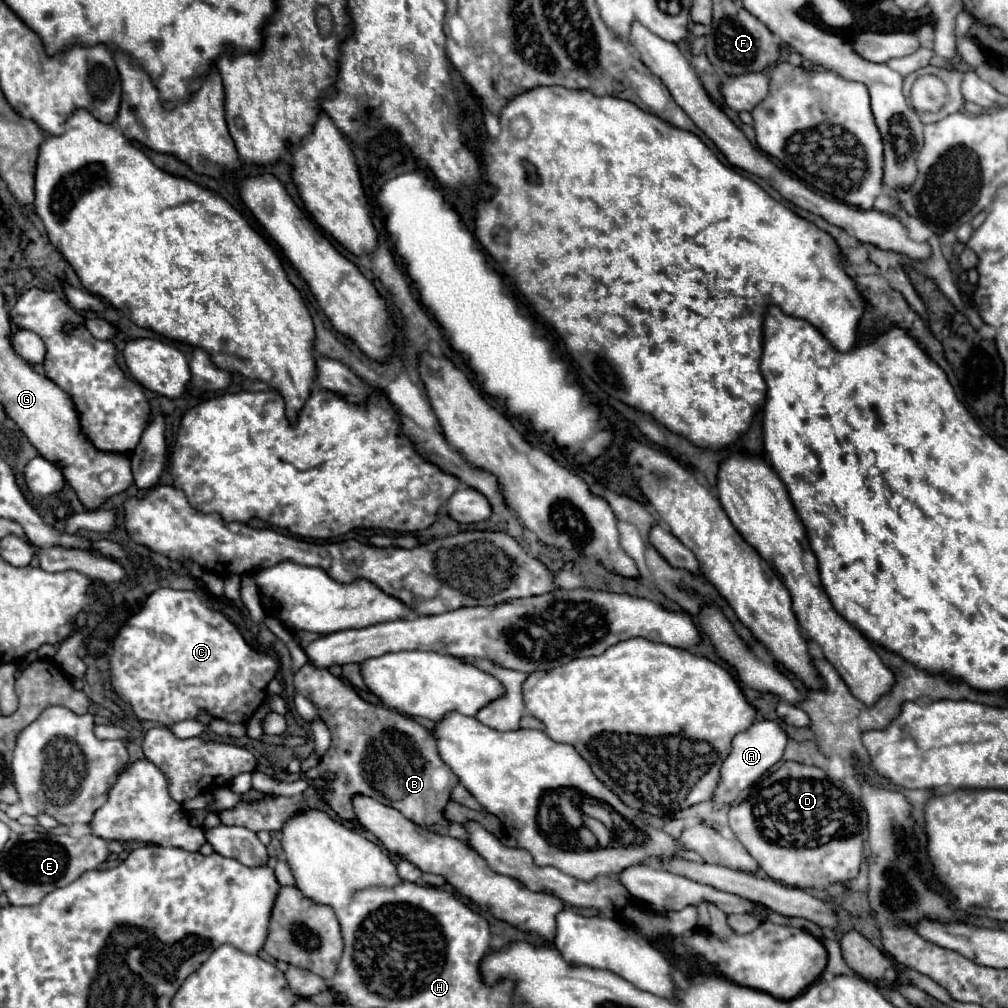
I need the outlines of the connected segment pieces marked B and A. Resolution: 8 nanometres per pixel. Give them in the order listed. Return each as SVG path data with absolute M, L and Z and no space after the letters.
M303 665L295 673L295 689L317 707L331 733L335 713L335 737L331 737L331 747L325 757L321 757L319 765L305 775L323 781L319 793L341 819L355 817L351 799L355 793L361 793L399 809L407 819L421 827L447 823L443 809L451 789L457 785L457 777L451 767L441 761L435 749L435 737L423 725L395 709L375 707L373 703L363 701L351 685L337 679L327 669Z
M759 721L759 723L753 723L747 731L737 733L733 737L731 751L725 757L725 763L721 765L721 779L717 781L717 787L715 787L713 795L711 795L713 809L719 811L721 807L731 805L741 791L745 791L755 781L759 781L783 757L787 739L789 737L785 735L785 731L775 721Z

